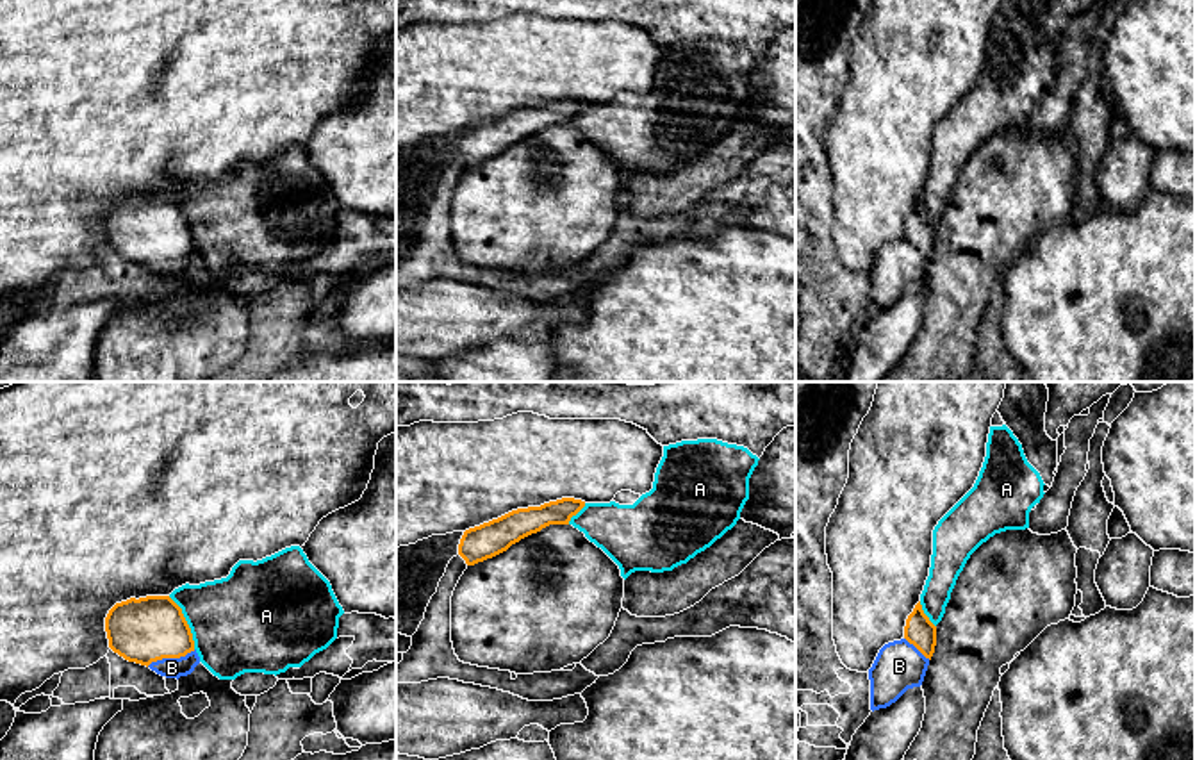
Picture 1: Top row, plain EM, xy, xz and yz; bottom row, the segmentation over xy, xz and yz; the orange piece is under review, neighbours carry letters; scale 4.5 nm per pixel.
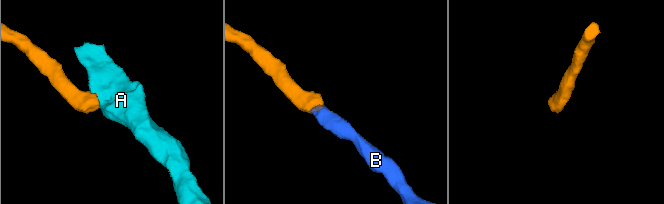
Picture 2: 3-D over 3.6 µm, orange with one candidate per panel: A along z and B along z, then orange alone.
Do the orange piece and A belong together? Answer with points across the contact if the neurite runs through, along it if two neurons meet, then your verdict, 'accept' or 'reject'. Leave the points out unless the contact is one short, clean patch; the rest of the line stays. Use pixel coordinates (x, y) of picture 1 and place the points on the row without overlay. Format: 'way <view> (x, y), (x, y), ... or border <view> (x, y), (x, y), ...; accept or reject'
border xy (168, 197), (181, 209), (195, 248); reject

